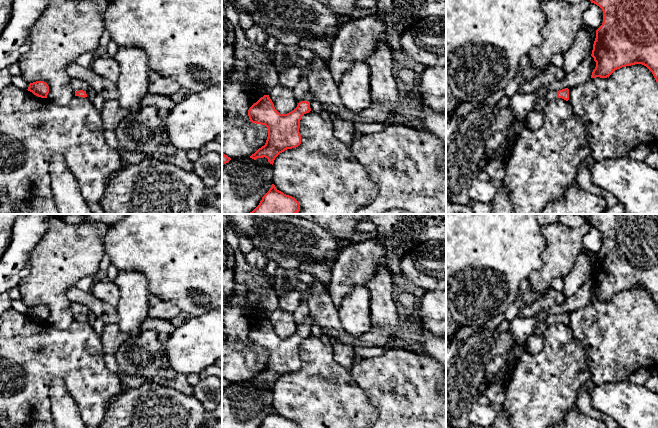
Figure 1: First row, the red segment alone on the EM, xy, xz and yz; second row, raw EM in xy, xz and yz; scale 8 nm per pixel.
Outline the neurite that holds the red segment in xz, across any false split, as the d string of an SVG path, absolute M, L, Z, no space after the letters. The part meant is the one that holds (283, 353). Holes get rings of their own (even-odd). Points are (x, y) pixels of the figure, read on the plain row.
M310 314L306 323L298 327L297 331L287 337L280 338L274 331L269 319L264 319L248 334L252 347L265 349L268 361L264 370L250 380L252 383L267 382L273 389L275 382L287 373L296 372L301 368L299 356L301 341L311 335L310 326L313 319Z

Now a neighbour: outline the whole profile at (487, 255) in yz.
M446 214L446 307L460 327L482 326L490 318L504 314L517 297L522 280L543 266L542 253L546 246L537 214Z

